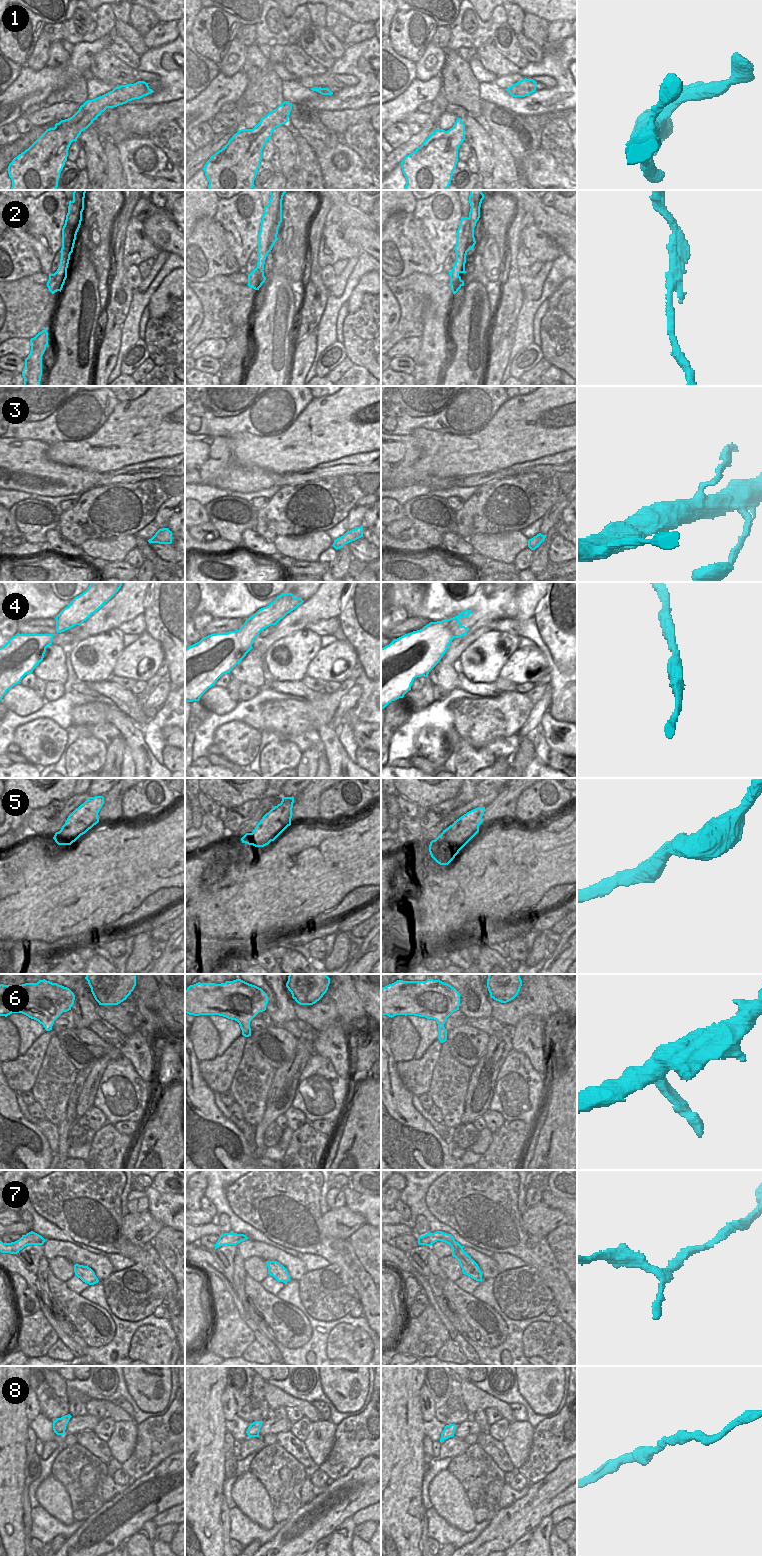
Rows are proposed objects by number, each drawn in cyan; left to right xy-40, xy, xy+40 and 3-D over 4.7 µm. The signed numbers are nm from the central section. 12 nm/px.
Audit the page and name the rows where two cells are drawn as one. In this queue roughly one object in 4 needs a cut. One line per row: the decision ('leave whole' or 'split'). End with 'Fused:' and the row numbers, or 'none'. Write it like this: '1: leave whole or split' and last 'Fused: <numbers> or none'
1: leave whole
2: split
3: split
4: leave whole
5: leave whole
6: leave whole
7: leave whole
8: leave whole
Fused: 2, 3

